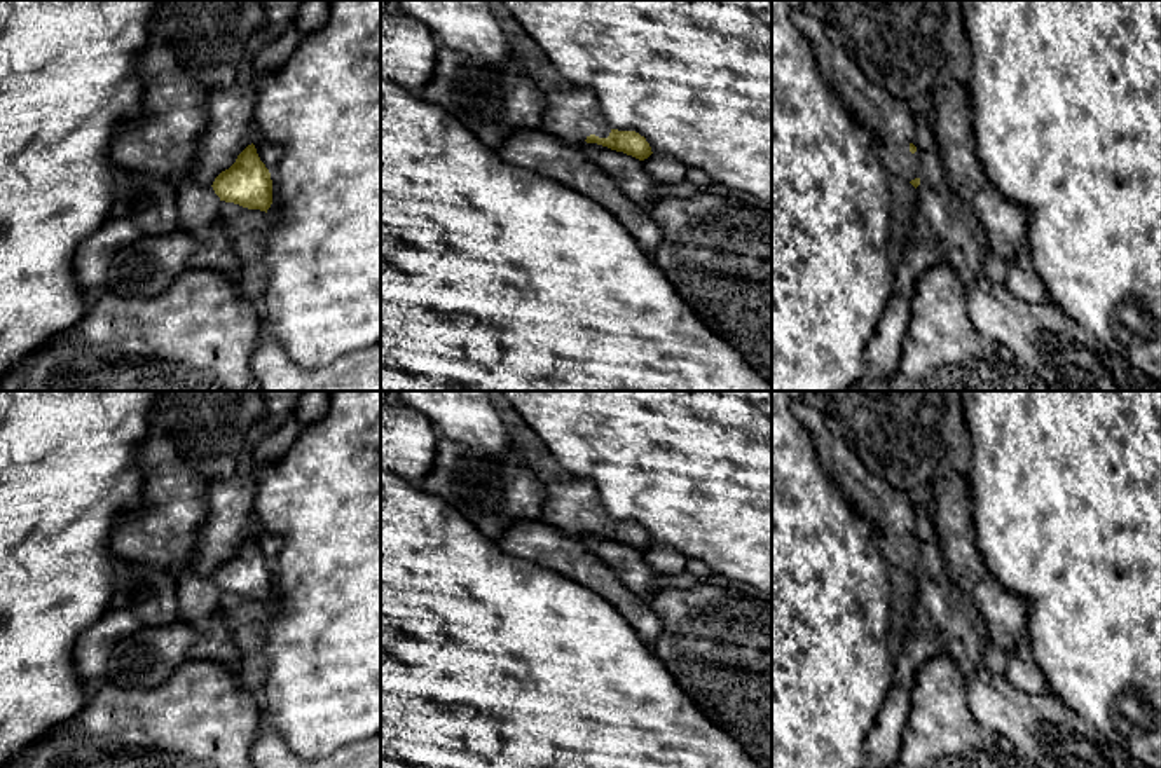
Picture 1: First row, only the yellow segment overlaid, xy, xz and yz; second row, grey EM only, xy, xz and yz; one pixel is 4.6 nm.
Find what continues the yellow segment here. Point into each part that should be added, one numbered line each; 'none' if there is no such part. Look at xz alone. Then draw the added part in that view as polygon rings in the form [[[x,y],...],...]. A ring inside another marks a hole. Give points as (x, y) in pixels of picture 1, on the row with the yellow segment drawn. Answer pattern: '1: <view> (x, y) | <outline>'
1: xz (571, 114) | [[[567,84],[545,94],[545,99],[543,131],[576,147],[581,147],[590,134],[609,136],[613,127],[604,117],[594,91]]]

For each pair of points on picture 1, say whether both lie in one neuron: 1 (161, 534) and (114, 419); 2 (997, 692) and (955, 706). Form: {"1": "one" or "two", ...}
{"1": "two", "2": "two"}

